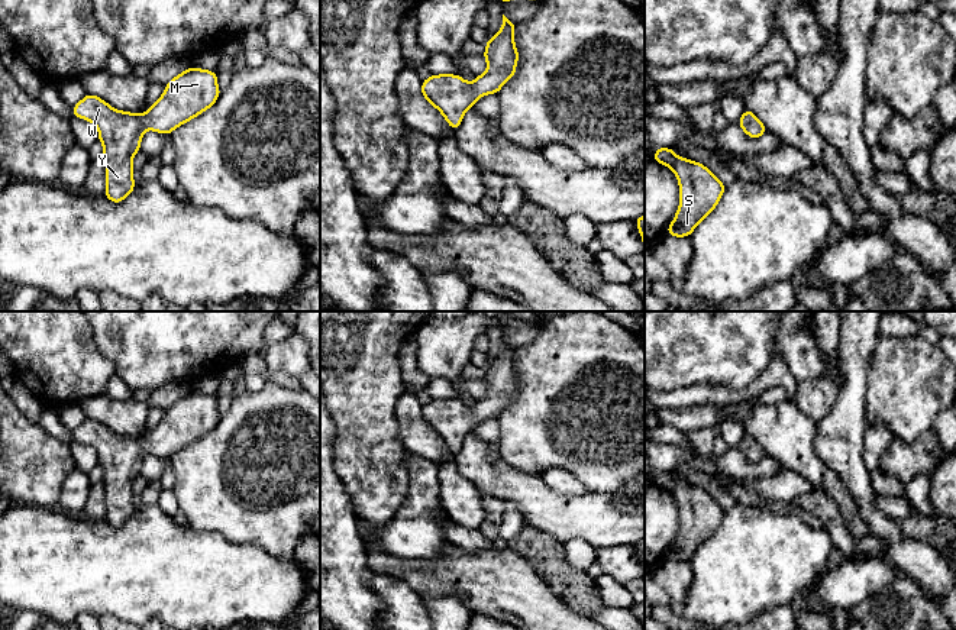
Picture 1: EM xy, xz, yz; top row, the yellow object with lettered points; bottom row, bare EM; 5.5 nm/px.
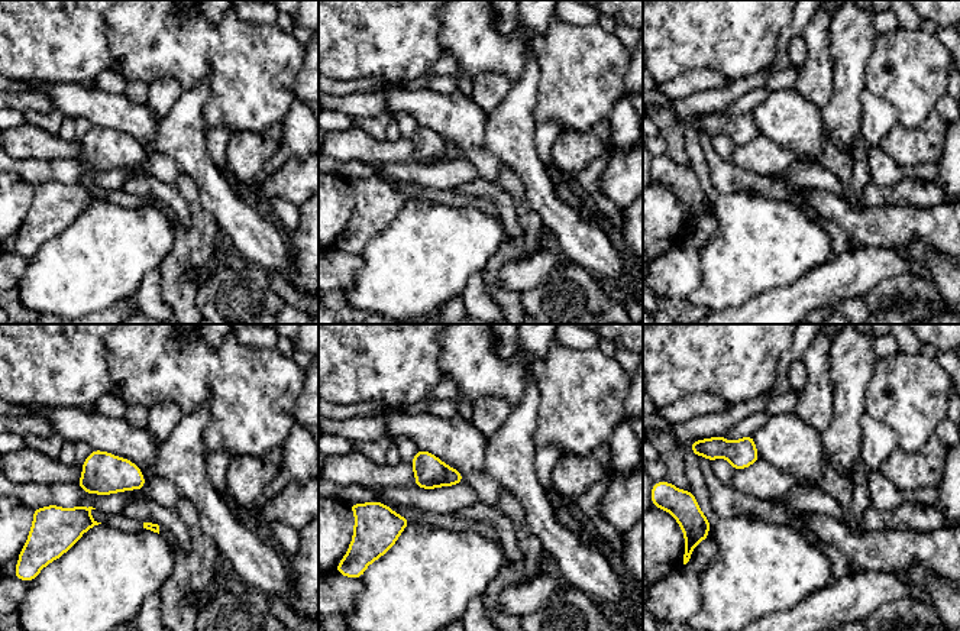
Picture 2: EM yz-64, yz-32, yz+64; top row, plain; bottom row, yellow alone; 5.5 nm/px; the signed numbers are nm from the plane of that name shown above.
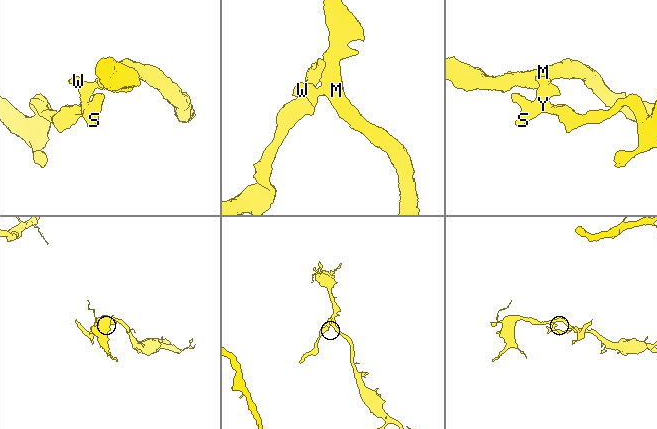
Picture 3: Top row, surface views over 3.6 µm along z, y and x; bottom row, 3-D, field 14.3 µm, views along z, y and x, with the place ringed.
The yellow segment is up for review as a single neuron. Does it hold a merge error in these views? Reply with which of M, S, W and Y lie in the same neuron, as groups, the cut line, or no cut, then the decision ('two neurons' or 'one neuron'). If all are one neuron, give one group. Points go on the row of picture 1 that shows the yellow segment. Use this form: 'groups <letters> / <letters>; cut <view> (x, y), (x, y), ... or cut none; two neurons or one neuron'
groups M S W Y; cut none; one neuron

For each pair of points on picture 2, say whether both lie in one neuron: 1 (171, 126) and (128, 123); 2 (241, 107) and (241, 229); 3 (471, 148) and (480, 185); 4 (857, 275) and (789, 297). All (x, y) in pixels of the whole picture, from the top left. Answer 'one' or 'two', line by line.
1: two
2: two
3: two
4: one

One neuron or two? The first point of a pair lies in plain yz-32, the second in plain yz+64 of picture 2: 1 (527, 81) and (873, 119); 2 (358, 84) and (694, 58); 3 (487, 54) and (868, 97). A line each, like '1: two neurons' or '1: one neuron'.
1: two neurons
2: two neurons
3: two neurons

